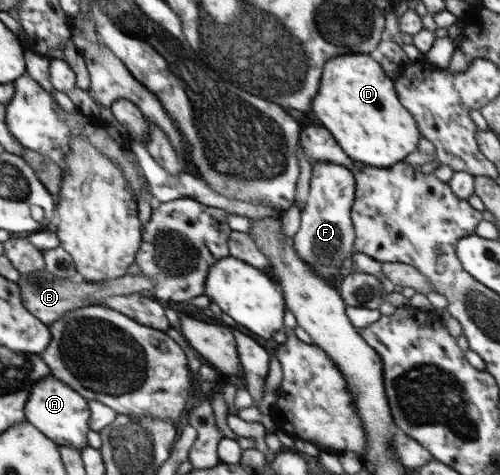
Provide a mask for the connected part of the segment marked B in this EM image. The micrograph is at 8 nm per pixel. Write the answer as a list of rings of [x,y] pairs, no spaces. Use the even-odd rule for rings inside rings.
[[[47,269],[37,272],[37,275],[21,275],[18,279],[18,285],[21,287],[22,300],[25,302],[26,308],[48,327],[60,317],[65,316],[67,312],[95,305],[110,295],[127,295],[145,291],[145,289],[151,291],[154,288],[154,283],[150,277],[139,274],[127,274],[125,277],[102,281],[102,283],[85,280],[76,282],[69,278],[57,277],[49,273]]]

